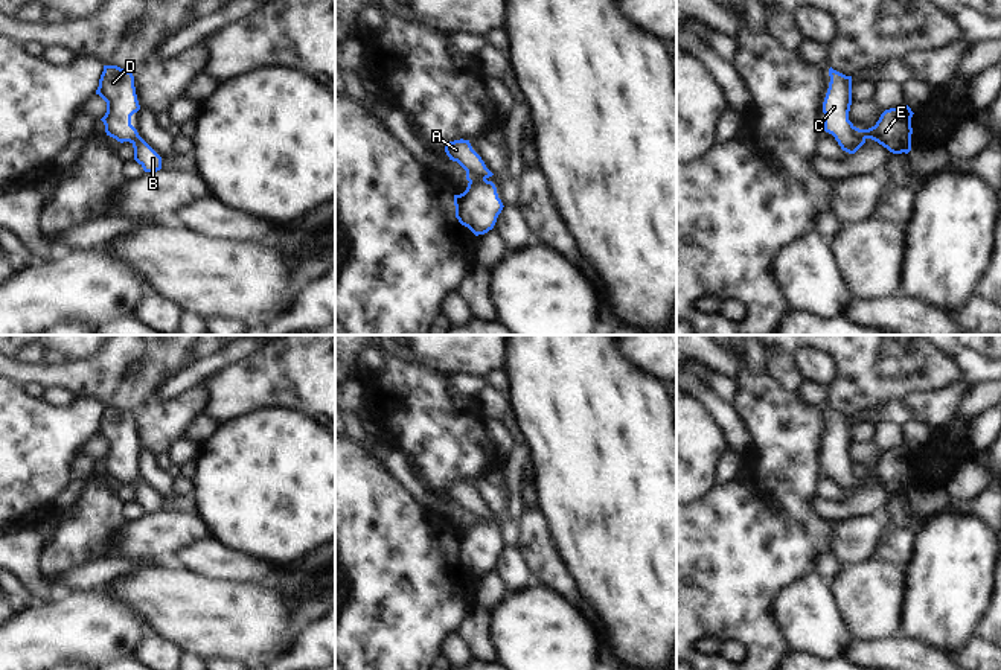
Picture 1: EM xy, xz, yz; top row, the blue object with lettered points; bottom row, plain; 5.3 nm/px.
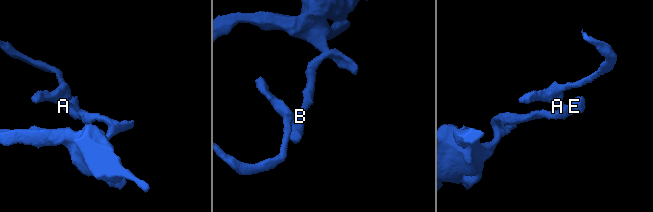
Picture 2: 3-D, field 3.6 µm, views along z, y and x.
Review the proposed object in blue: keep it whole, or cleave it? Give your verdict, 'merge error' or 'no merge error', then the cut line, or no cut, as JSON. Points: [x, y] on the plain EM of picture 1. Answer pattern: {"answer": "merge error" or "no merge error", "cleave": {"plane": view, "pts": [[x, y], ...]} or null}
{"answer": "no merge error", "cleave": null}

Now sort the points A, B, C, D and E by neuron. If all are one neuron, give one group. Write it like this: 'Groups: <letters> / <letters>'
Groups: A B C D E.

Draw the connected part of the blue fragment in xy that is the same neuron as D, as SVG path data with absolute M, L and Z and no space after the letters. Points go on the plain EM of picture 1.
M104 407L96 436L107 443L107 454L101 460L107 477L120 484L130 483L134 489L134 501L145 513L160 512L162 498L131 466L131 457L140 451L133 414L117 407Z

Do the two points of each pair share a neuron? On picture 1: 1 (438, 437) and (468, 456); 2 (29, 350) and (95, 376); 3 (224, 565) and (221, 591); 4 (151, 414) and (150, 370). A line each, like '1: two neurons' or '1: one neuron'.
1: one neuron
2: one neuron
3: two neurons
4: two neurons

